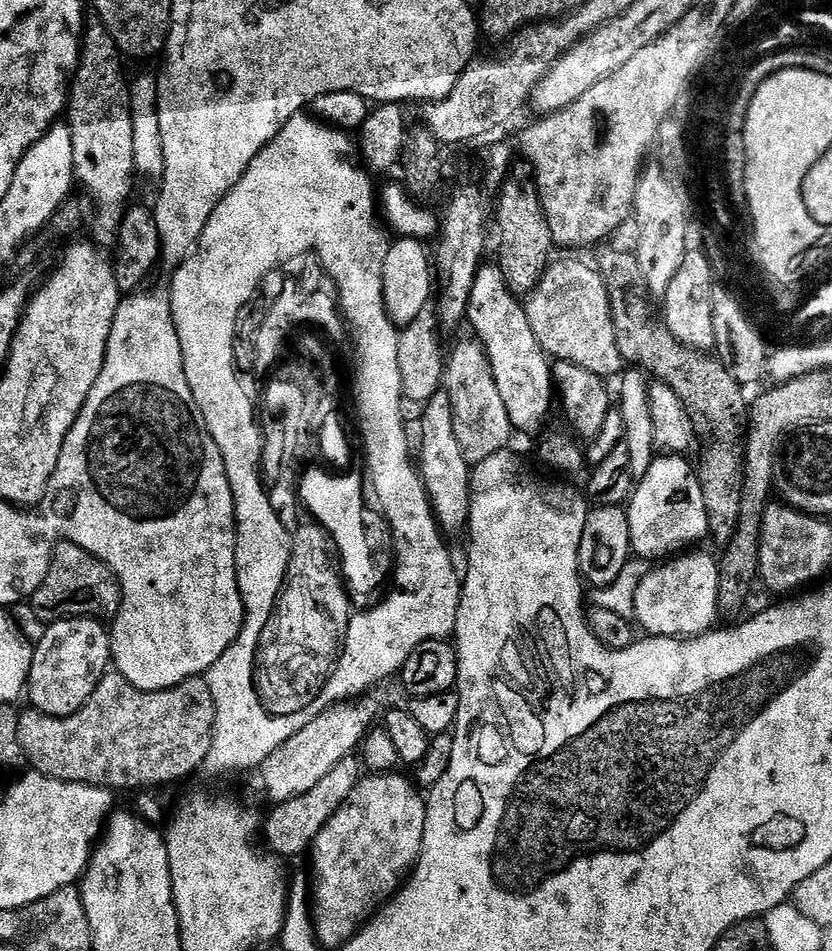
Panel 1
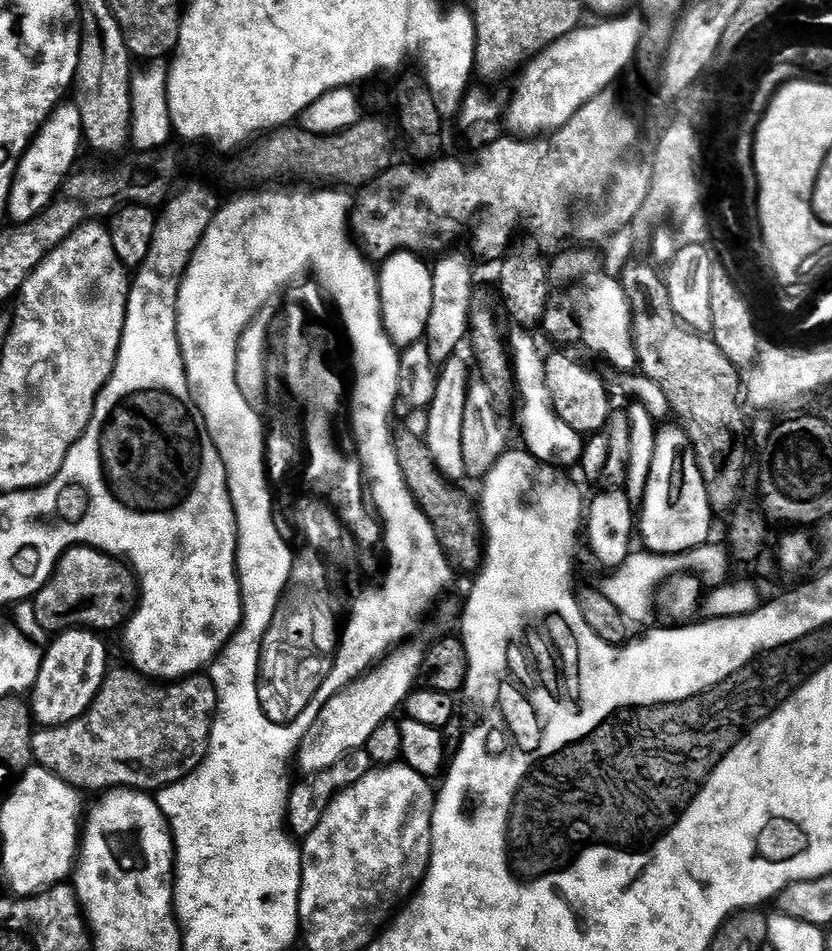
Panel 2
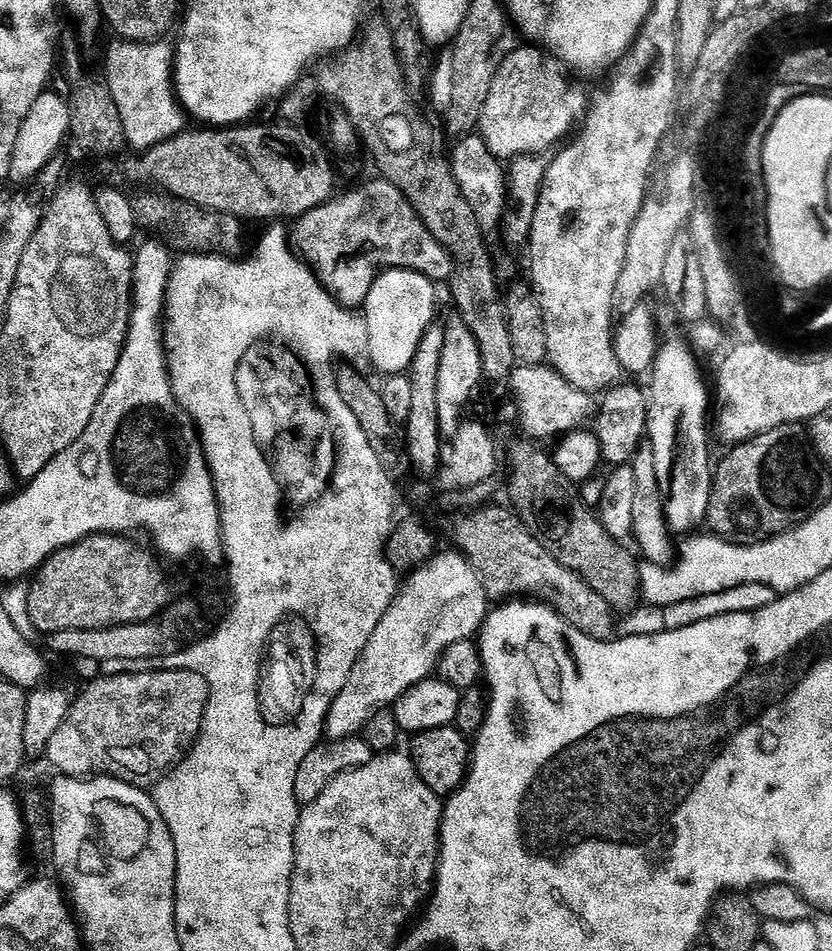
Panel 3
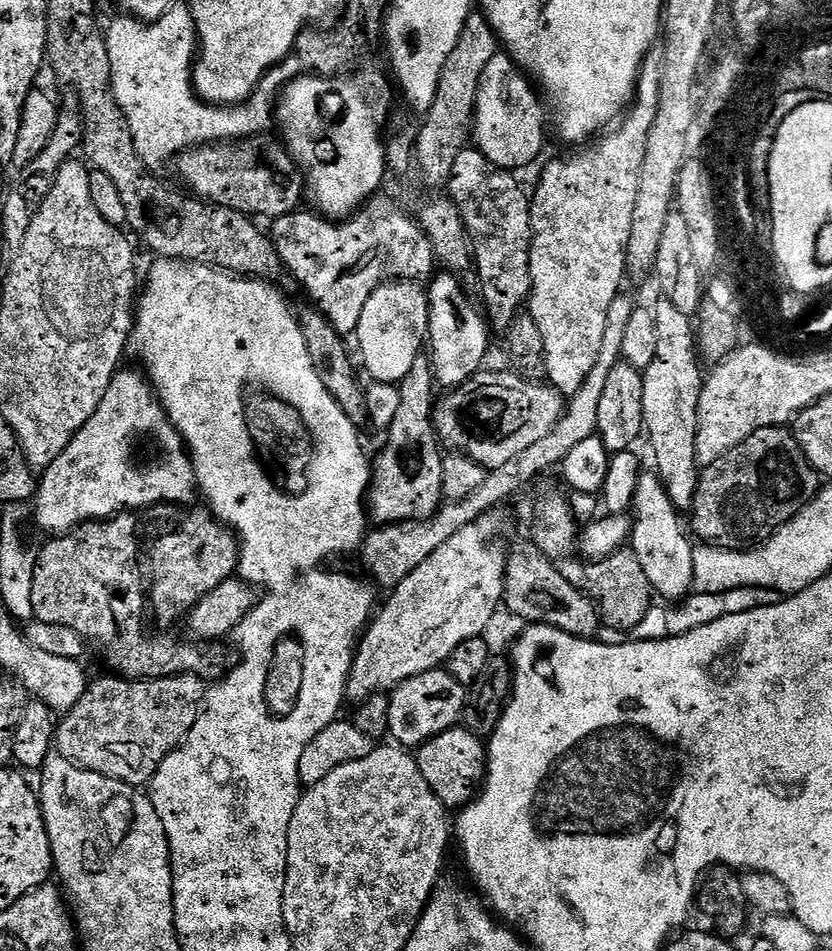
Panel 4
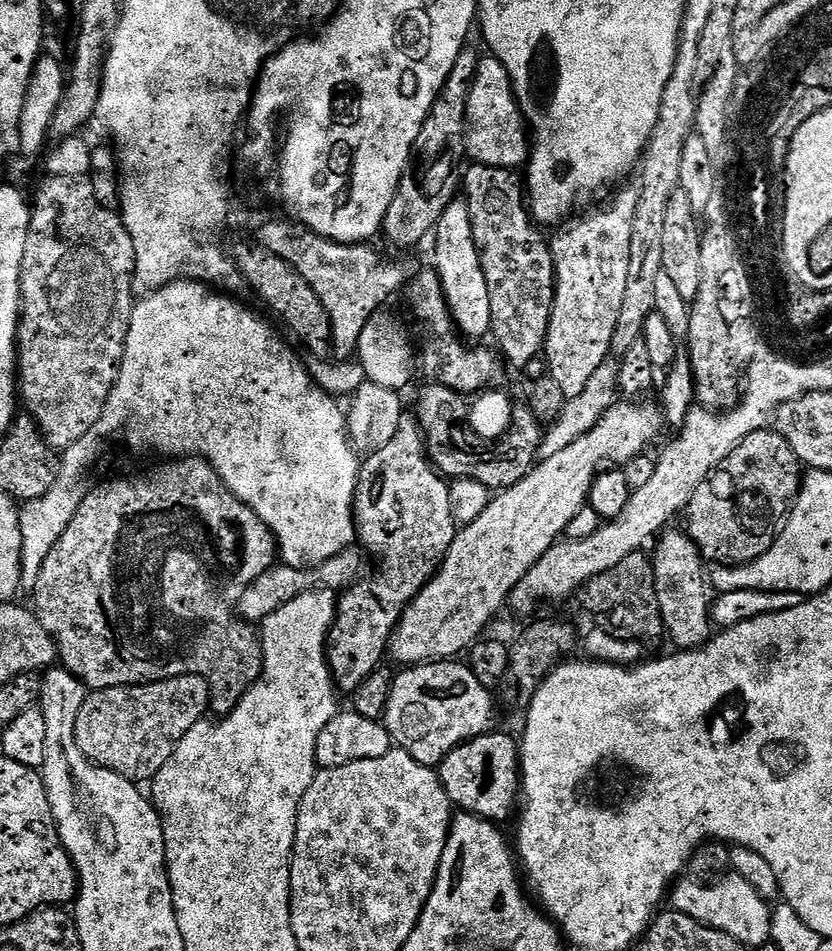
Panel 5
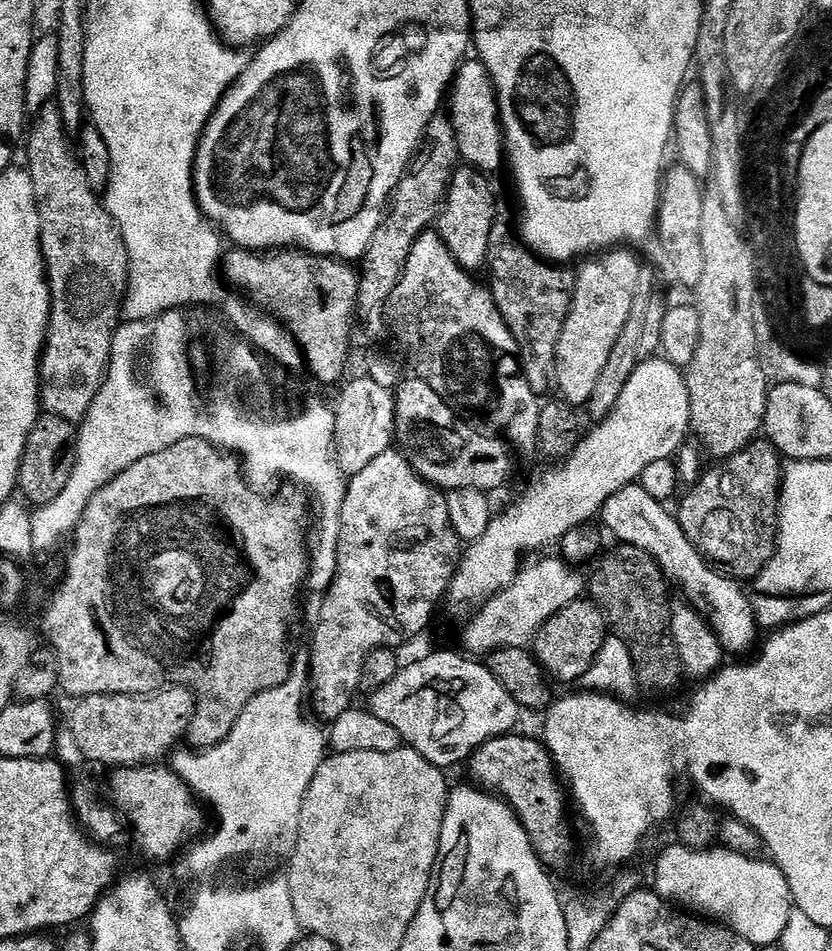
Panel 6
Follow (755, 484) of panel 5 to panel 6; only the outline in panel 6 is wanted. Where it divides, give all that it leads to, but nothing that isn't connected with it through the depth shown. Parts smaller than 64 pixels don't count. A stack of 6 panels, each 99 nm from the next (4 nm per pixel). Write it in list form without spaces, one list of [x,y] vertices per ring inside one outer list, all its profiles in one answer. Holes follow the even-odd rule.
[[[757,438],[748,447],[735,452],[727,460],[717,463],[703,473],[691,485],[680,504],[680,528],[691,547],[707,558],[713,565],[721,566],[727,579],[737,582],[755,581],[776,553],[778,515],[780,513],[780,490],[782,487],[782,457],[767,439]]]

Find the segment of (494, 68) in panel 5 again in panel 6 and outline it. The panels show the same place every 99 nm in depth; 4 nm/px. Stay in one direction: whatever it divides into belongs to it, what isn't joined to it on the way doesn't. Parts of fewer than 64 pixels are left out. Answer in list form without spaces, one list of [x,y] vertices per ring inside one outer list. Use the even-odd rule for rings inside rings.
[[[478,58],[465,59],[457,68],[450,85],[450,104],[451,100],[450,115],[460,160],[485,174],[493,174],[500,167],[503,169],[506,164],[506,145],[500,122],[500,104],[496,100],[496,87],[492,85],[490,74]]]

